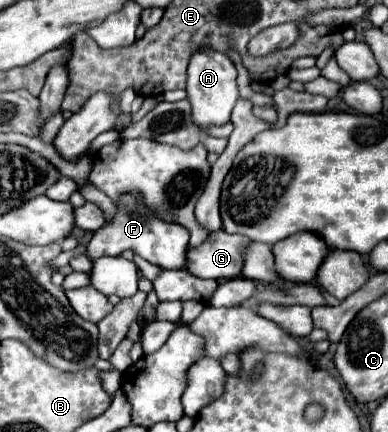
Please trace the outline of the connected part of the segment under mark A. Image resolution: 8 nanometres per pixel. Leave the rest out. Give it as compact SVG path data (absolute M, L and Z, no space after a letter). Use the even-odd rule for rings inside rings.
M206 45L196 49L188 65L186 93L192 103L192 121L200 125L202 133L206 133L210 125L224 125L226 121L230 121L232 107L238 99L238 85L236 85L236 67L228 59L228 55L222 51L214 51L212 47Z

